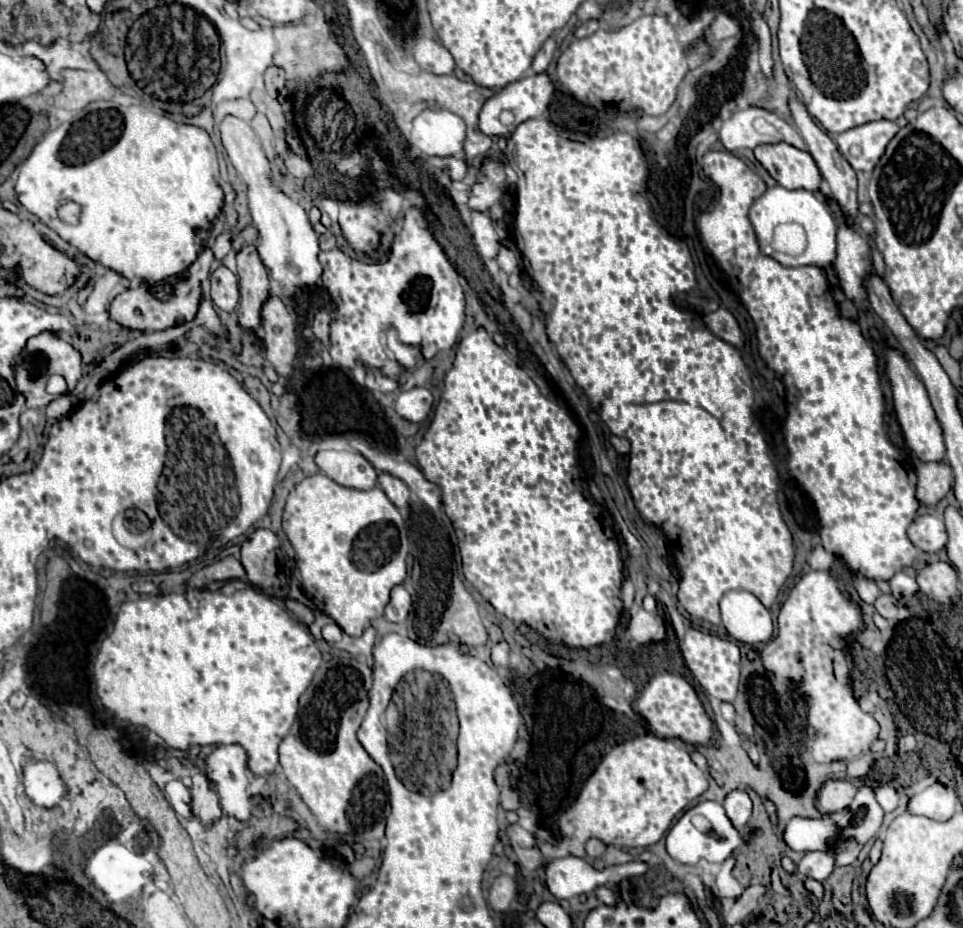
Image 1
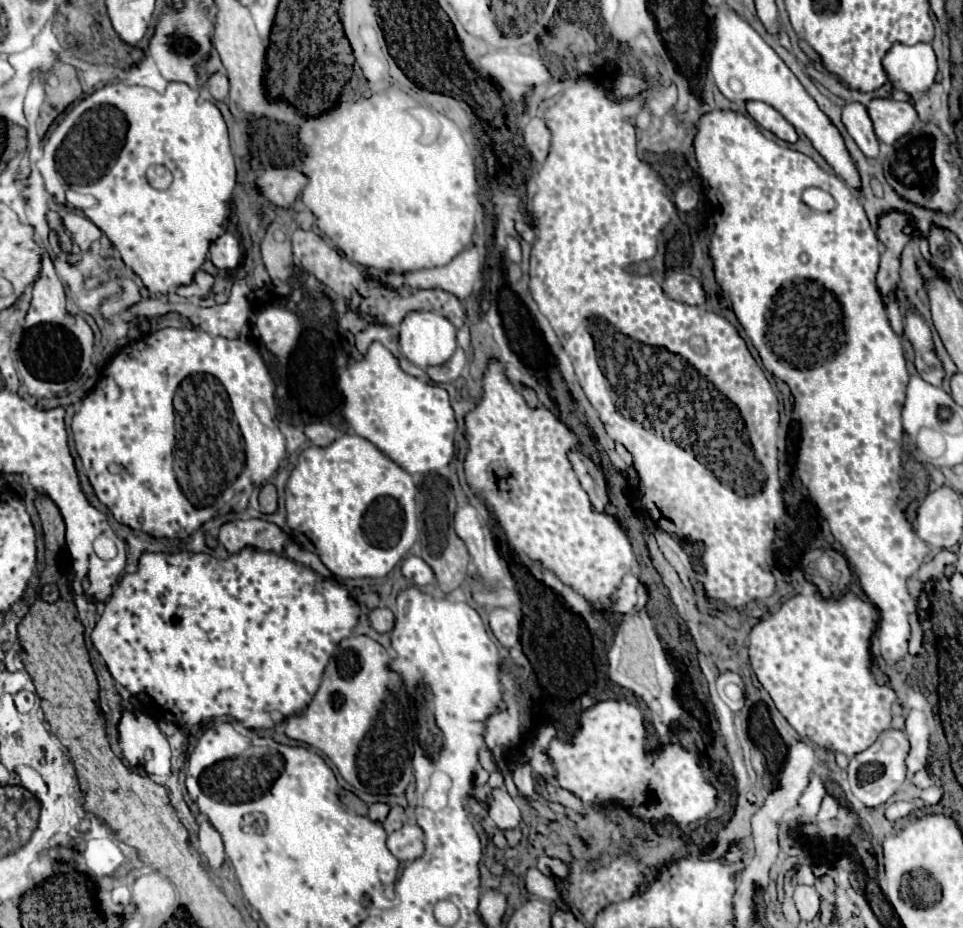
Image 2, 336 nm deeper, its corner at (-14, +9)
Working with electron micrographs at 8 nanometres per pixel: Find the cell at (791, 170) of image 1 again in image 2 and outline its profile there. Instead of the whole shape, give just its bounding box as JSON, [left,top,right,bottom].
[746,100,798,142]

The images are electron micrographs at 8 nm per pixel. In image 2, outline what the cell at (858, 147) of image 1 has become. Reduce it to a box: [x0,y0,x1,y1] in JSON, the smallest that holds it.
[868,98,918,144]

